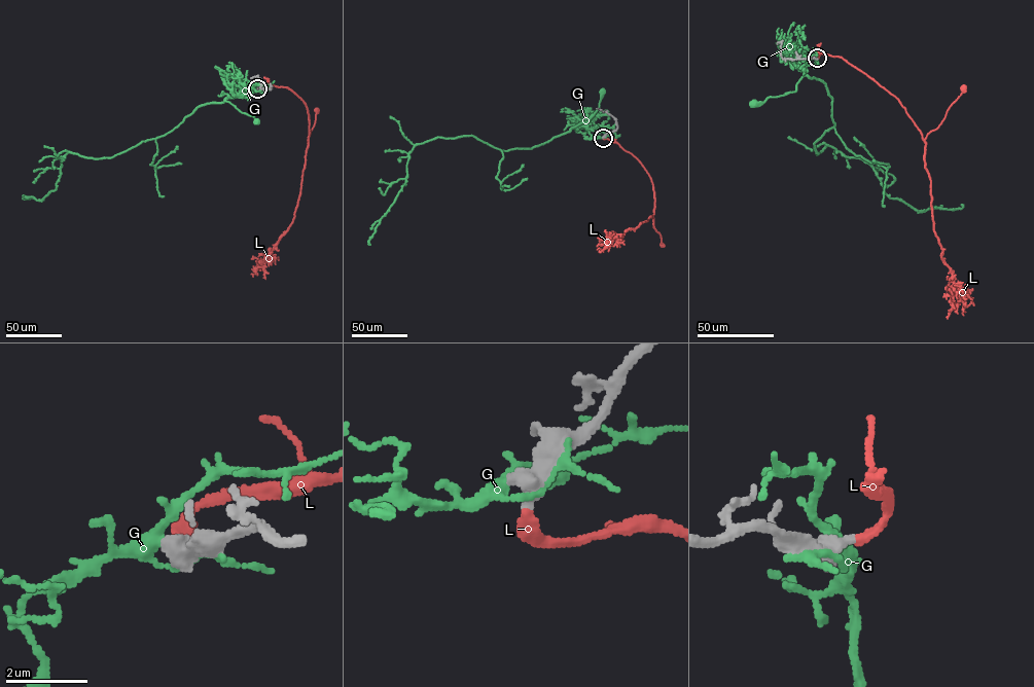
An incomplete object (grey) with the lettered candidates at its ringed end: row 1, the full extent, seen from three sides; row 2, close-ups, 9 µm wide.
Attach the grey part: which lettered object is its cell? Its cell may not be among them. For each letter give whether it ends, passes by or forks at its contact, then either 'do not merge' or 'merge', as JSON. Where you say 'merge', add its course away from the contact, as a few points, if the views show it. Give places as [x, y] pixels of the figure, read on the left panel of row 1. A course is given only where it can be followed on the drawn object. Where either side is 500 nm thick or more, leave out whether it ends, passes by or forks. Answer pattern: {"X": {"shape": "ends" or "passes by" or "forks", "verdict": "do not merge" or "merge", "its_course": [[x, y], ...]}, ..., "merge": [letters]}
{"G": {"shape": "passes by", "verdict": "do not merge"}, "L": {"shape": "ends", "verdict": "merge", "its_course": [[257, 88], [270, 84], [287, 87], [305, 103], [309, 124], [307, 148], [316, 110]]}, "merge": ["L"]}

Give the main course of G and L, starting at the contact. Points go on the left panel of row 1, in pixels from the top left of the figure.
G: (258, 88), (224, 100), (256, 121)
L: (257, 88), (270, 84), (287, 87), (305, 103), (309, 124), (307, 148), (316, 110)

